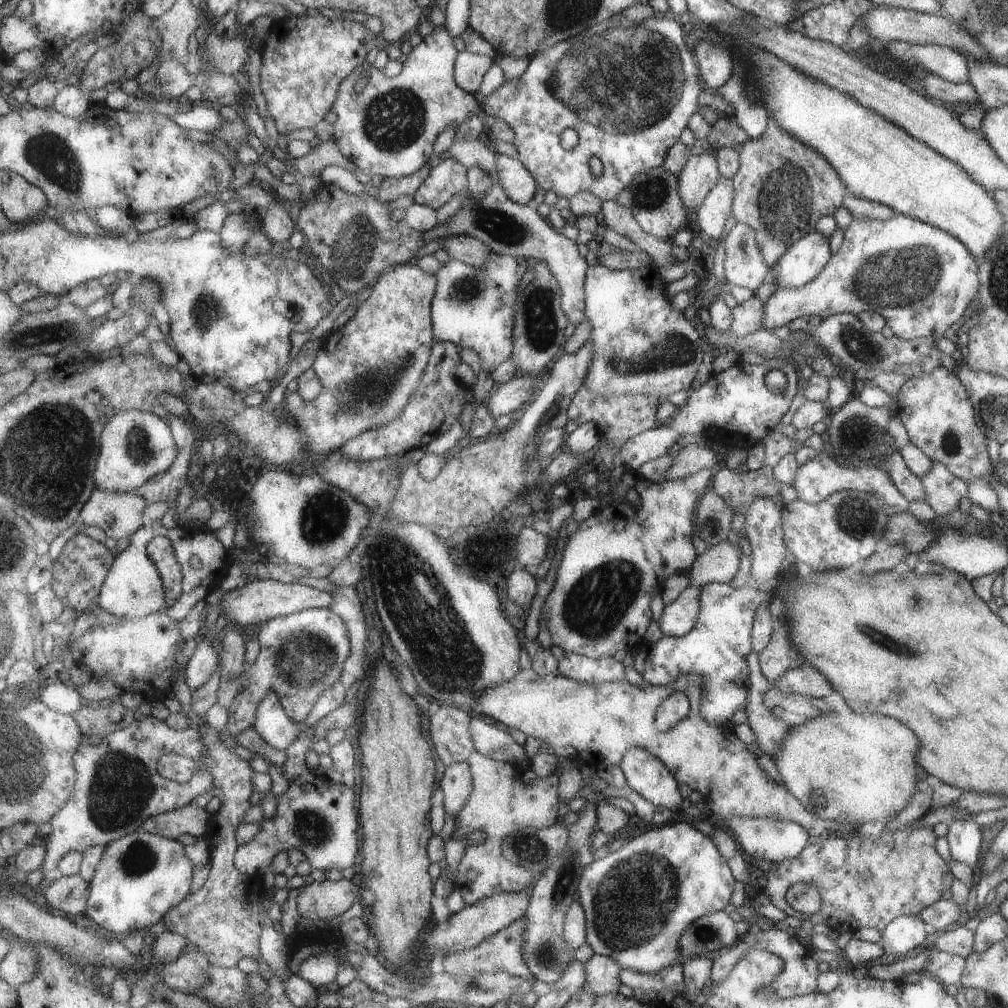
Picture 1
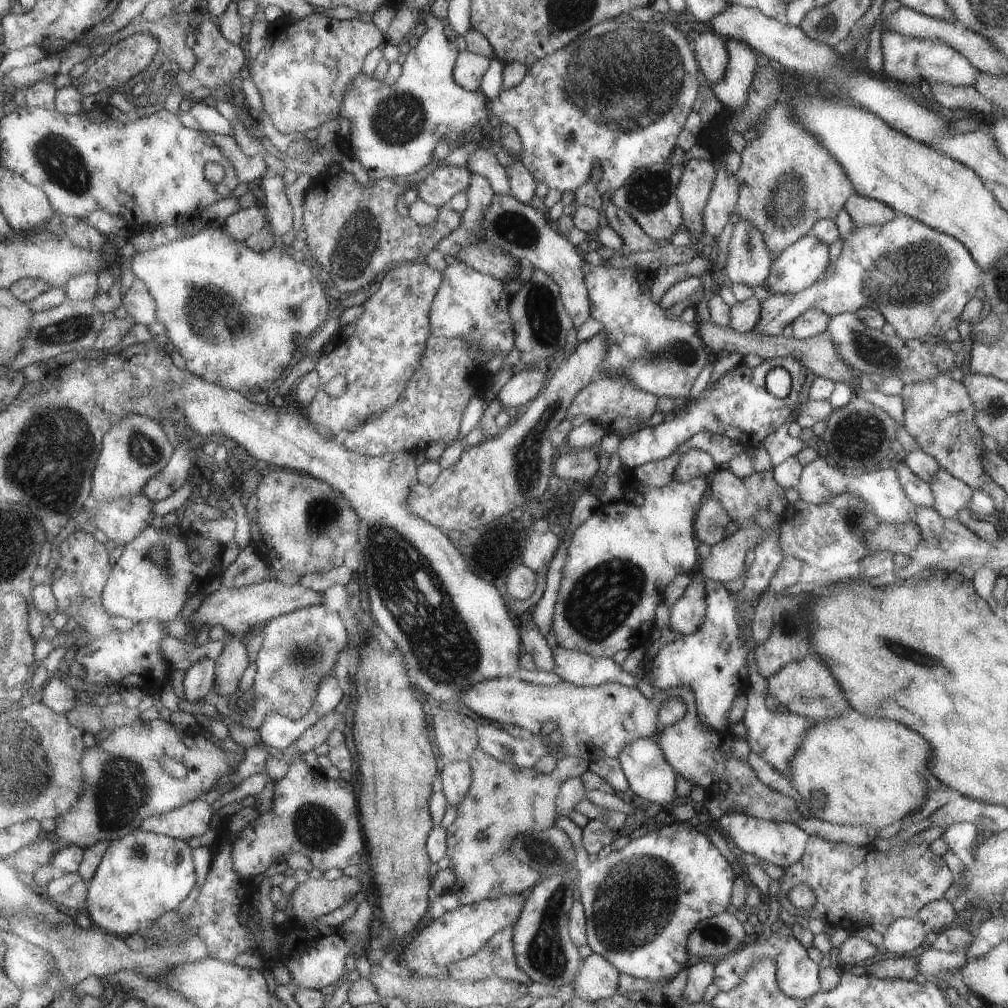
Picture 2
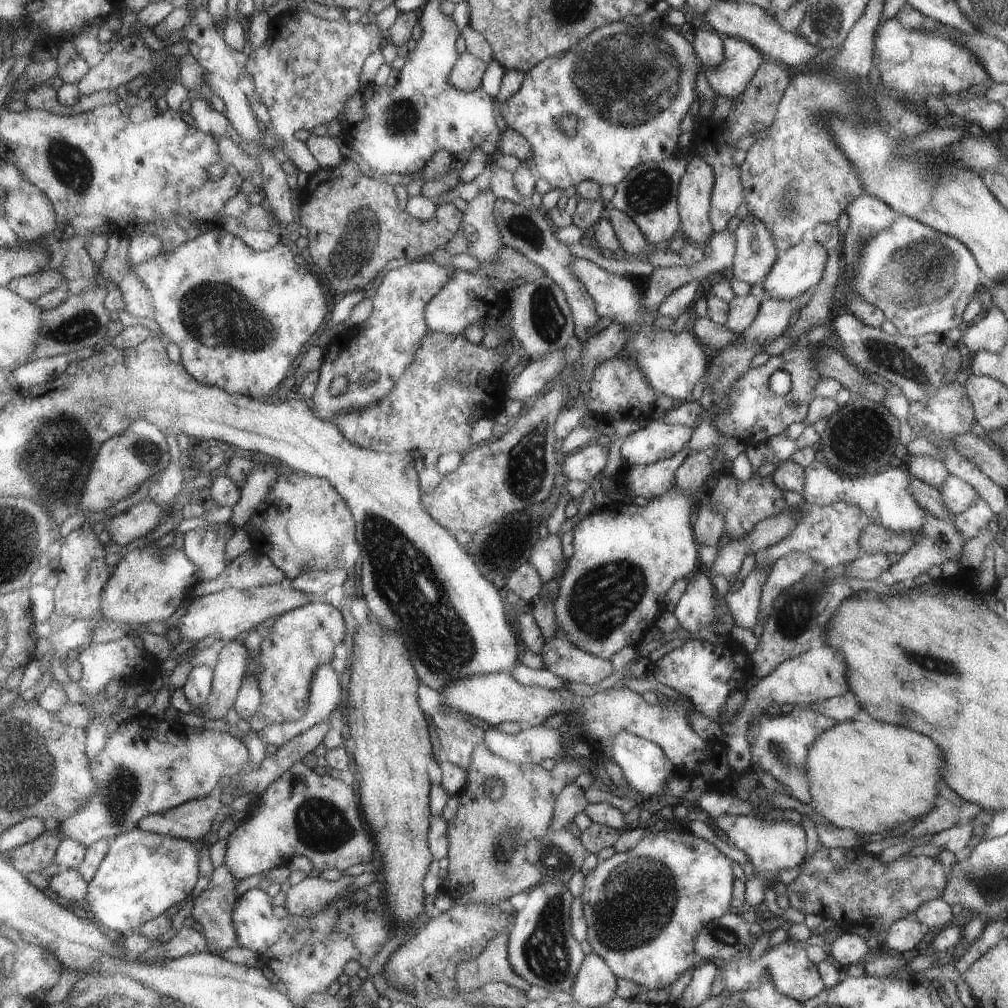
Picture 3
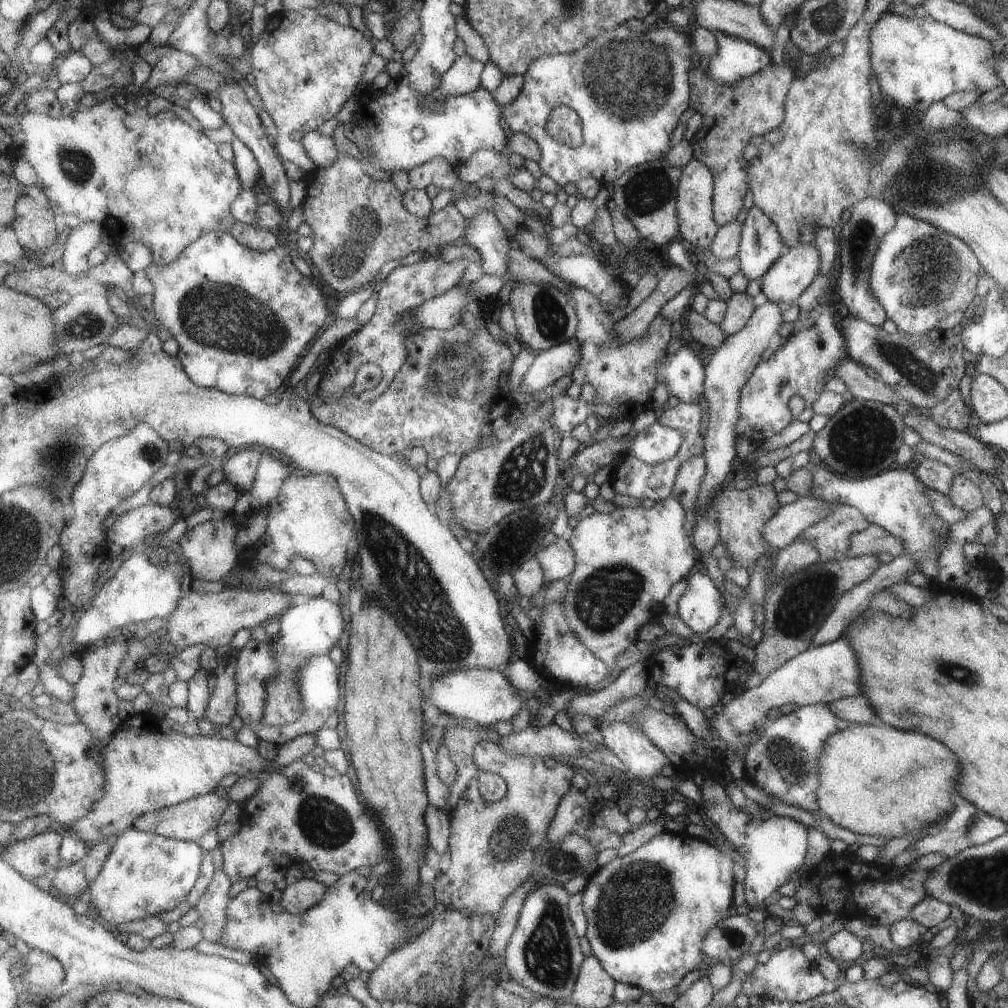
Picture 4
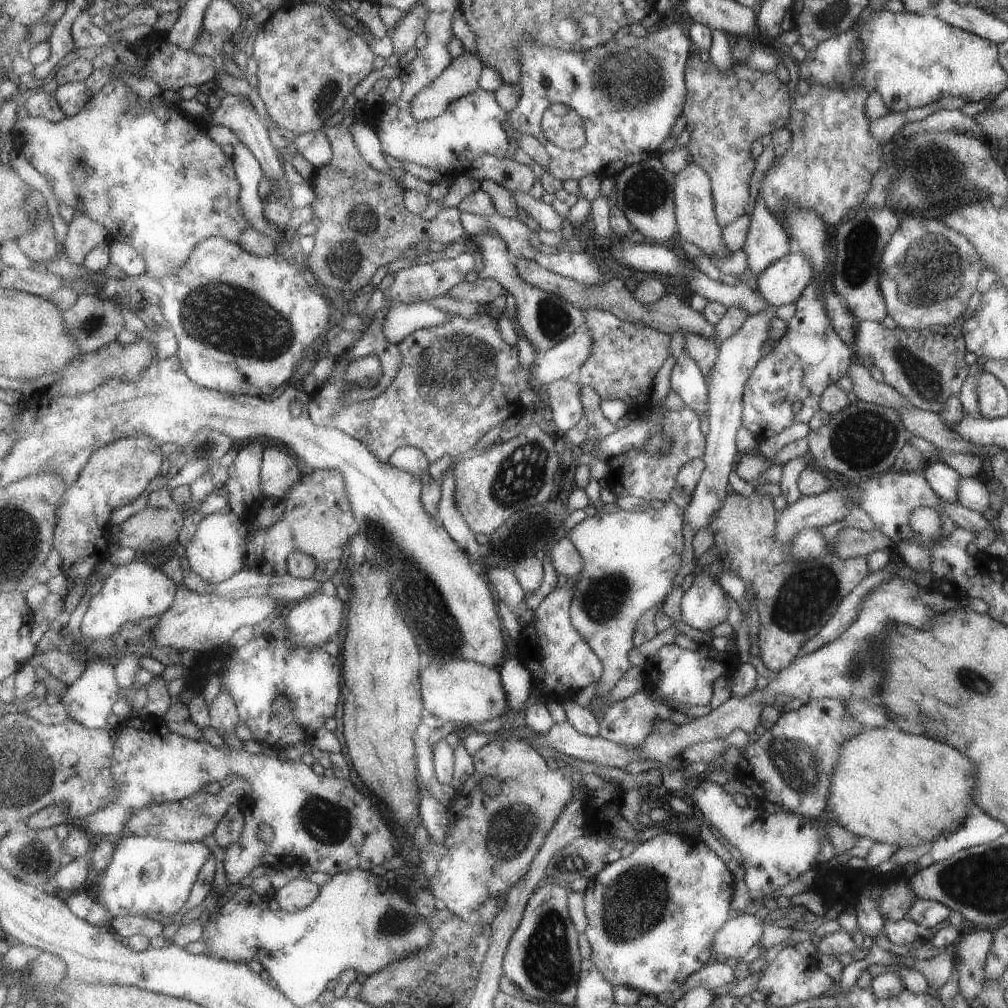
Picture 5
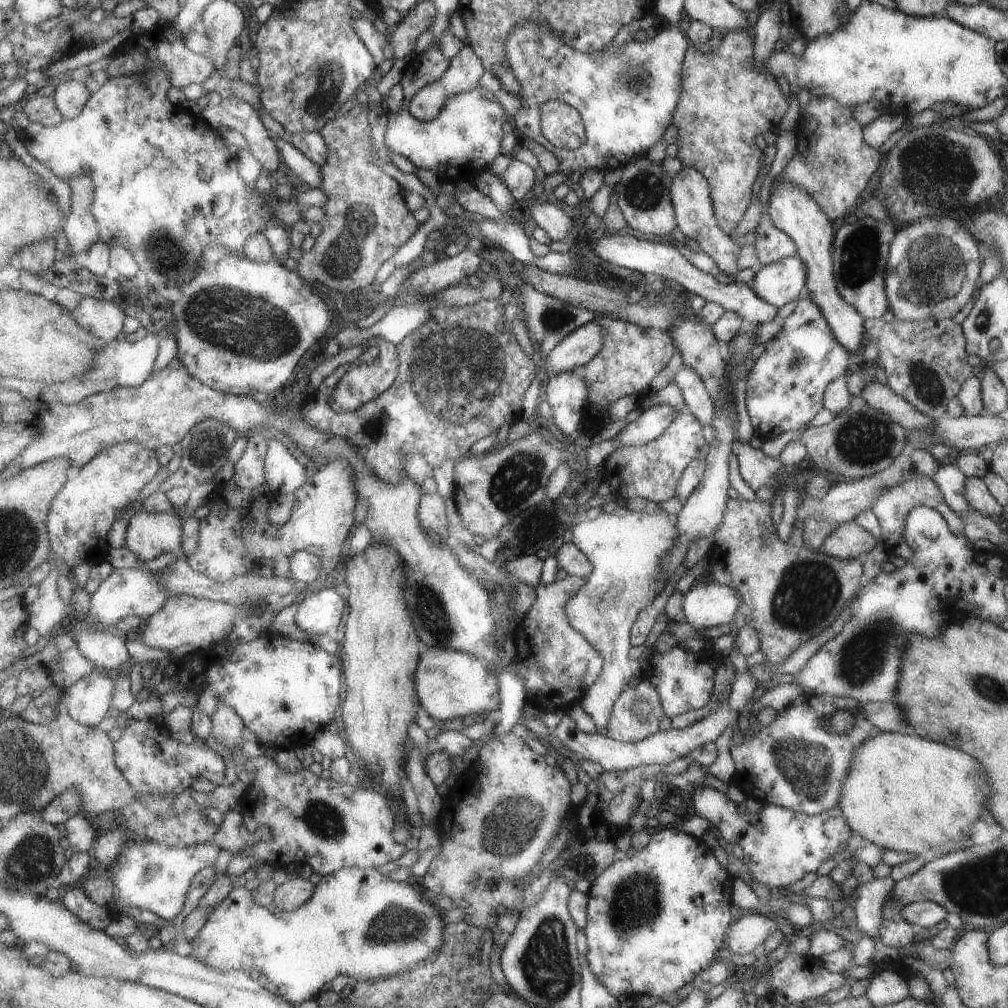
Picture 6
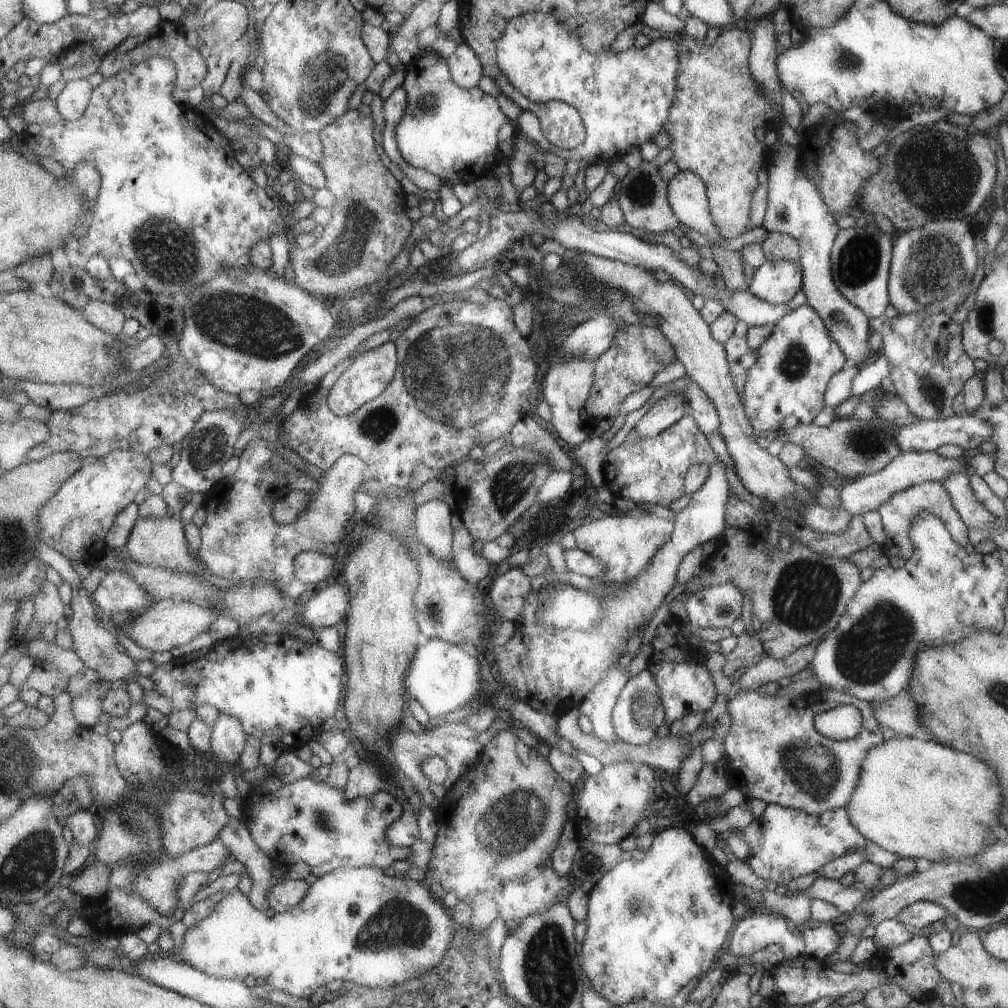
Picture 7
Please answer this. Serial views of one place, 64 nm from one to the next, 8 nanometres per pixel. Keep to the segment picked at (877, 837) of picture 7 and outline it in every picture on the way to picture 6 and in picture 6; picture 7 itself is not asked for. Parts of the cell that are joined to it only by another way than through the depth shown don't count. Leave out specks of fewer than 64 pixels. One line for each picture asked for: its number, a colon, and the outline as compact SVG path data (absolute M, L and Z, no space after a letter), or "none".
6: M879 732L855 750L853 764L849 776L843 782L841 800L837 806L847 826L857 832L865 844L873 844L889 852L919 856L921 852L927 852L935 846L965 842L973 822L981 818L989 796L991 786L987 772L973 756L967 756L965 752L947 744L921 738L917 734L905 736Z

